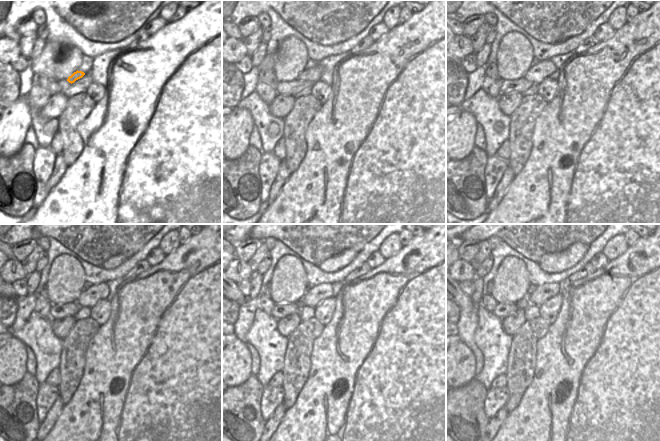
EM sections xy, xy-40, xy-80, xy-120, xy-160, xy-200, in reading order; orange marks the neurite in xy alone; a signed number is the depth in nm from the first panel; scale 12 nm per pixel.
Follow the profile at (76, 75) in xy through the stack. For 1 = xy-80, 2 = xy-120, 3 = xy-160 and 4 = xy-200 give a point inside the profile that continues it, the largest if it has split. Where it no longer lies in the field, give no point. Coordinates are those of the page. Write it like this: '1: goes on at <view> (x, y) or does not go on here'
1: goes on at xy-80 (536, 74)
2: goes on at xy-120 (89, 297)
3: goes on at xy-160 (314, 296)
4: goes on at xy-200 (542, 293)

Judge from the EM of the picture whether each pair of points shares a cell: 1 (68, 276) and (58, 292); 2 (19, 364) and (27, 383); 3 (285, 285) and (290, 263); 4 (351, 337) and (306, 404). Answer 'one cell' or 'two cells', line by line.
1: one cell
2: two cells
3: one cell
4: one cell

